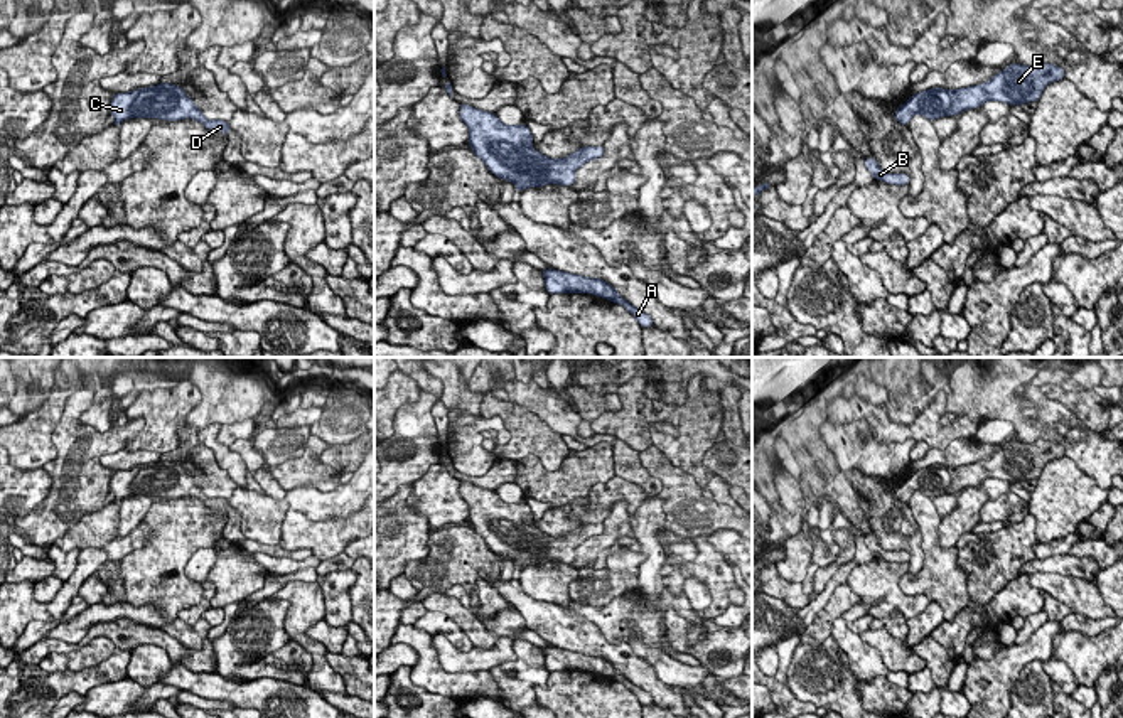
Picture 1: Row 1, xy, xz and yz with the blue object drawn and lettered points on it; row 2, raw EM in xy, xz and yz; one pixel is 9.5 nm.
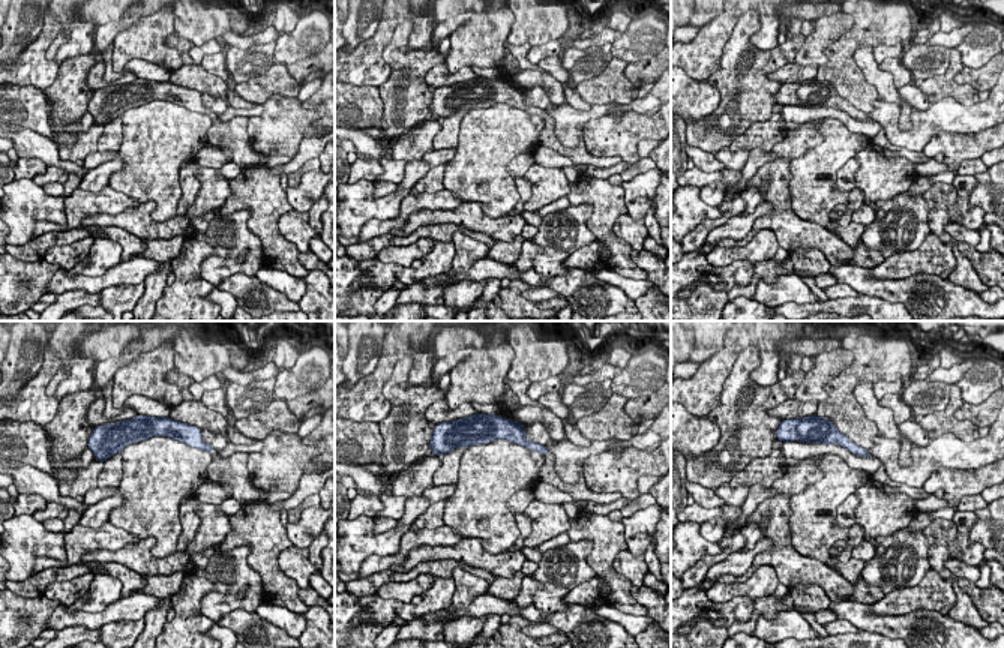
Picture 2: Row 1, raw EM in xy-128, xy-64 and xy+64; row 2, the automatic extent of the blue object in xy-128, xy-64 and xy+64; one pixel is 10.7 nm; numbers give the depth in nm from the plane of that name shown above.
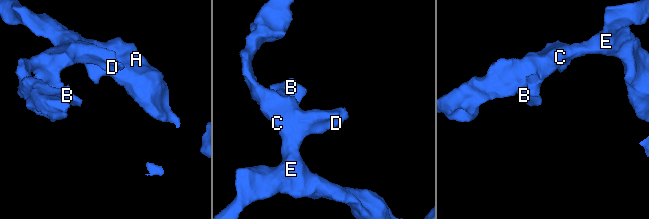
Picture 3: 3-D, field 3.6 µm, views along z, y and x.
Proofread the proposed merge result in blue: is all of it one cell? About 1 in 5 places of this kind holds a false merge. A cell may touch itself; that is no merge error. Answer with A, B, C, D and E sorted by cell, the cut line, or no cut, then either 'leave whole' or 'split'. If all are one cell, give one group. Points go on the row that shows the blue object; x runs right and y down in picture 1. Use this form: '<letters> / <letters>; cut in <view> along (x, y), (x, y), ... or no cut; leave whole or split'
A B C D E; no cut; leave whole

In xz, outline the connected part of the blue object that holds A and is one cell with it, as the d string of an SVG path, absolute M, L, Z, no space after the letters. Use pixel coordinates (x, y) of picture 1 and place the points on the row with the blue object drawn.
M553 268L541 270L543 278L545 278L545 288L546 292L551 293L588 293L588 295L597 295L602 298L607 298L614 303L624 305L629 313L636 317L639 325L644 327L653 327L653 319L639 310L637 307L631 305L624 297L617 293L617 290L609 285L607 281L600 278L588 278L582 275L572 275L567 271L558 271Z

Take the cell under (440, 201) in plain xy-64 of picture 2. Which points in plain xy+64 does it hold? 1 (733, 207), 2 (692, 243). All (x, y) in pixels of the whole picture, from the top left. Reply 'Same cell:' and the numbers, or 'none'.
Same cell: 1, 2

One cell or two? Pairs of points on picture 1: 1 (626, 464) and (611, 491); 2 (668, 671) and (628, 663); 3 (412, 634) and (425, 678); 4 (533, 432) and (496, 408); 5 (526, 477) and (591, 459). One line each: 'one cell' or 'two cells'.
1: two cells
2: two cells
3: one cell
4: one cell
5: one cell

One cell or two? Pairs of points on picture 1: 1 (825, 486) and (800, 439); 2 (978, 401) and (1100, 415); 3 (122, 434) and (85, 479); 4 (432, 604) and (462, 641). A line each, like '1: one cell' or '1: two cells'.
1: one cell
2: two cells
3: one cell
4: two cells

